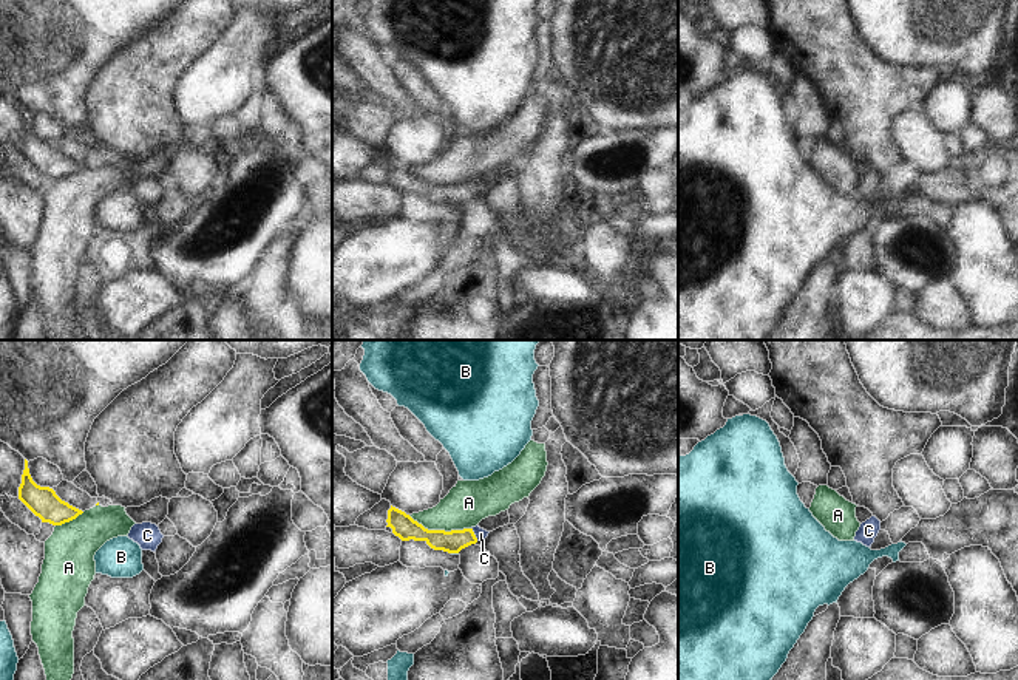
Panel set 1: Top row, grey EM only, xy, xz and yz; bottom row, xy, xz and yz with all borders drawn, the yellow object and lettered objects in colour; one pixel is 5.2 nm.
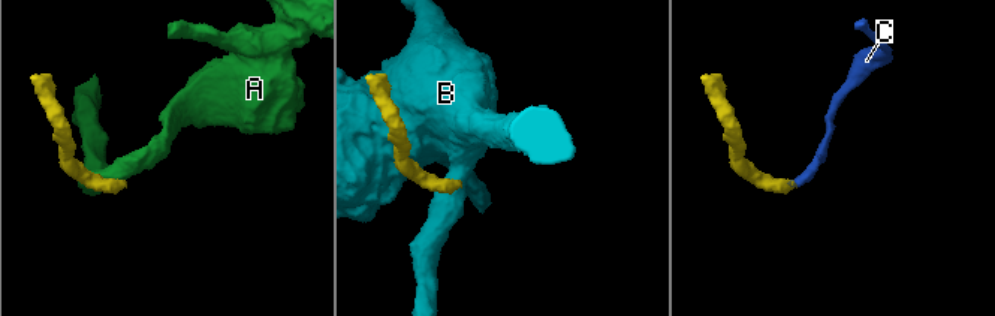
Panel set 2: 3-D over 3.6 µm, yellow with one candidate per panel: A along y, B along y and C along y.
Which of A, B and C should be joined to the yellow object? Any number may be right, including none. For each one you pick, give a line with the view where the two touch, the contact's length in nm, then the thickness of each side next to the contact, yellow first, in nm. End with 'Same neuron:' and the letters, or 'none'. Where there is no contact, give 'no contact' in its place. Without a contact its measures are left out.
C: xz | 80 nm | 120/60 nm
Same neuron: C

